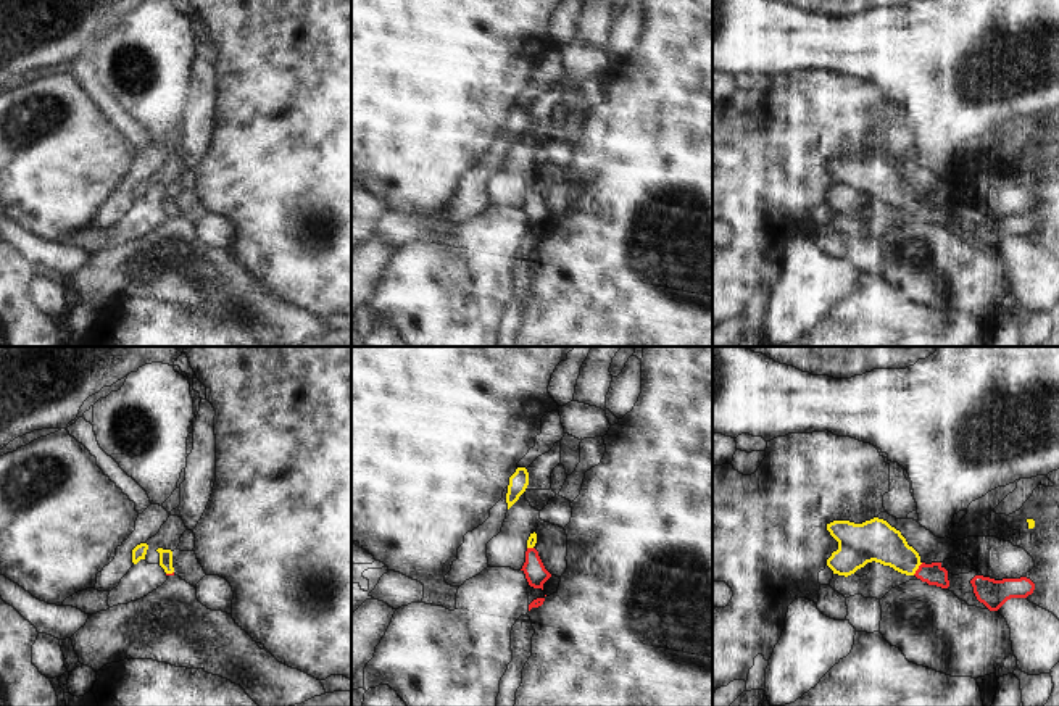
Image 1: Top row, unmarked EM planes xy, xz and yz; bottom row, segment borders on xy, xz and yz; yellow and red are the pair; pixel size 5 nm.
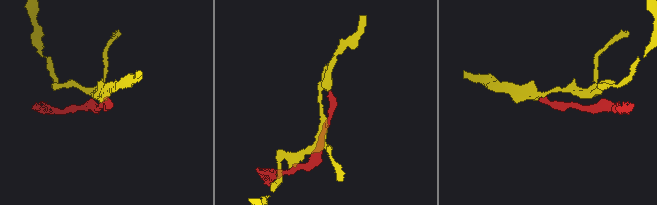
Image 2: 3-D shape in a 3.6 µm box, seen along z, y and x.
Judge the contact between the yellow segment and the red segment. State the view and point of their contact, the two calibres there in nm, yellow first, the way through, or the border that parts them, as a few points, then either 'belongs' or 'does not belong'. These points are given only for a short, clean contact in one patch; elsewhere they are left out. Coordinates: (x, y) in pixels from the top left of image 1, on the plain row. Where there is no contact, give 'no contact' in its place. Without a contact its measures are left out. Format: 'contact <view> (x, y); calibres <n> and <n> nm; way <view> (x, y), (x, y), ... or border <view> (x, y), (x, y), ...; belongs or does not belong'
contact yz (917, 207); calibres 200 and 110 nm; way yz (876, 179), (917, 207), (934, 213); belongs

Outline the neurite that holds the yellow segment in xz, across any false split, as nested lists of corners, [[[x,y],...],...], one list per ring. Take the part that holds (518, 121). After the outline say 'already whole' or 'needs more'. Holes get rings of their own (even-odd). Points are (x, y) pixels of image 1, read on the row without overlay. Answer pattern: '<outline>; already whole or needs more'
[[[517,106],[516,111],[509,116],[506,142],[508,148],[519,139],[529,124],[529,111],[525,106]]]; already whole

